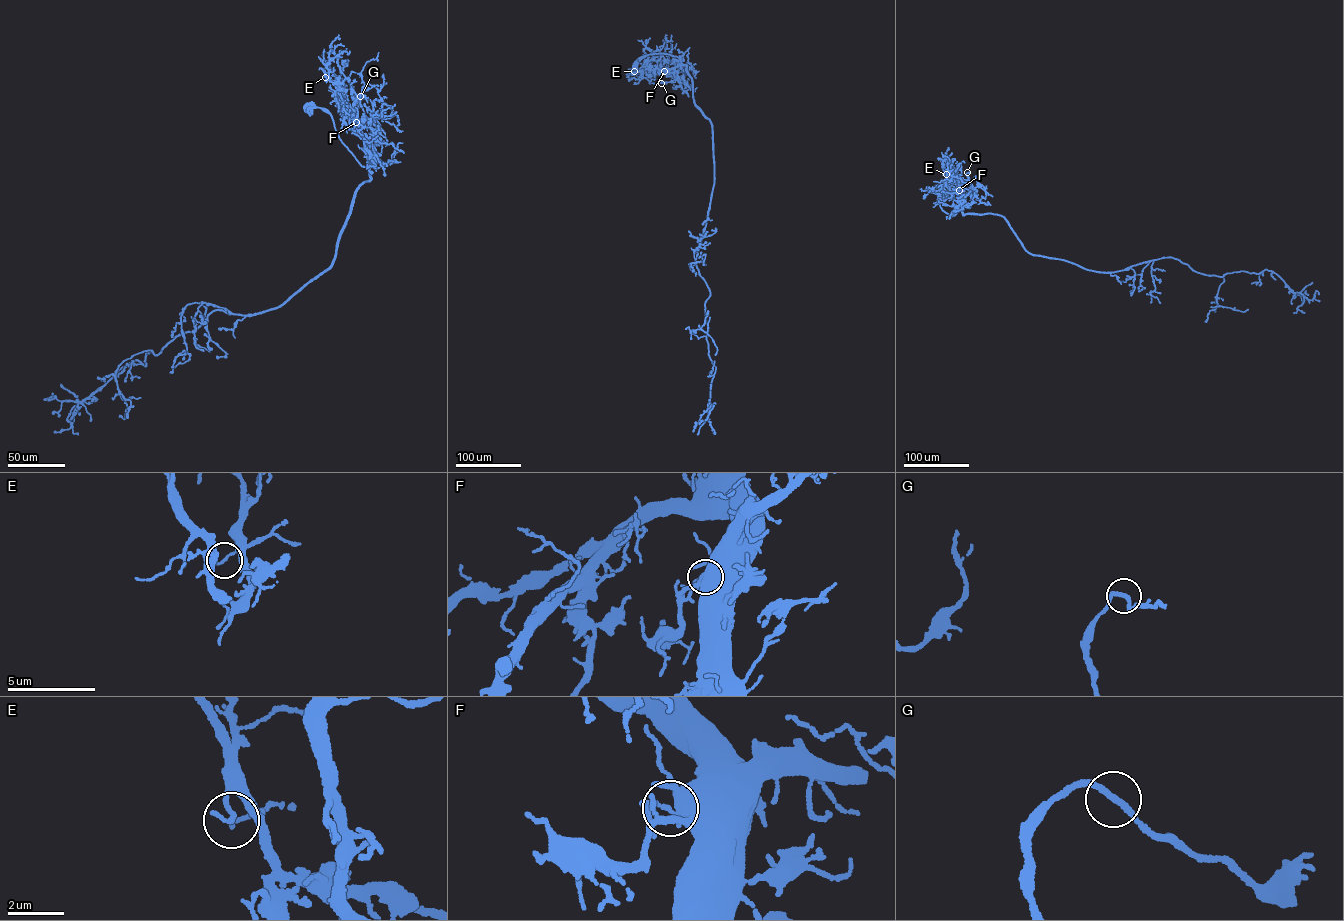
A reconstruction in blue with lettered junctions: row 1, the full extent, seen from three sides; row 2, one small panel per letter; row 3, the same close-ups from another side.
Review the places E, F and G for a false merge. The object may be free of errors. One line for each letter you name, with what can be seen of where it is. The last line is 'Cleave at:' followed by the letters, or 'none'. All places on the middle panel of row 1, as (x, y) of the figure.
E: Place: (634, 71)
Cleave at: E

